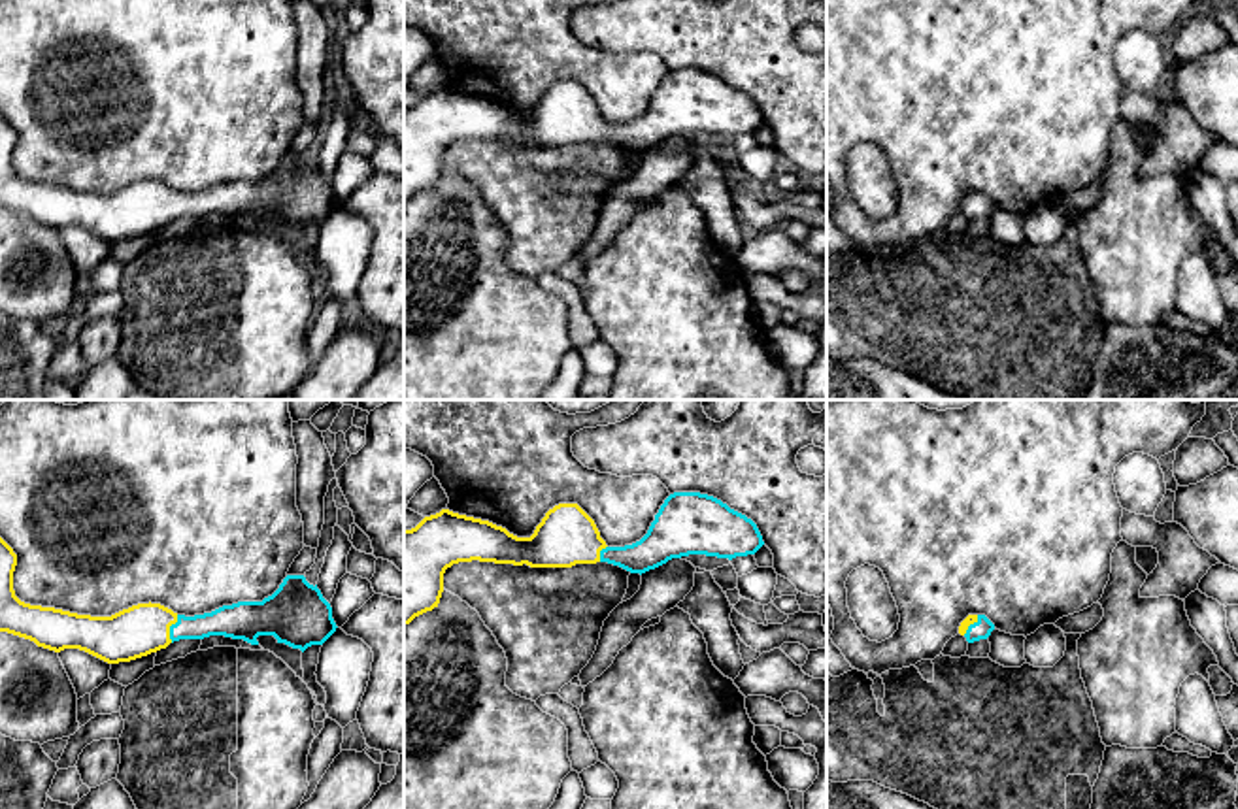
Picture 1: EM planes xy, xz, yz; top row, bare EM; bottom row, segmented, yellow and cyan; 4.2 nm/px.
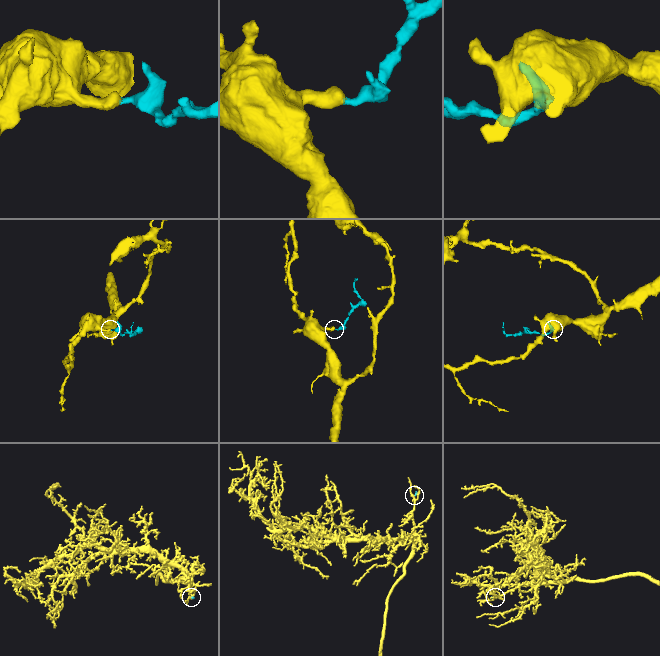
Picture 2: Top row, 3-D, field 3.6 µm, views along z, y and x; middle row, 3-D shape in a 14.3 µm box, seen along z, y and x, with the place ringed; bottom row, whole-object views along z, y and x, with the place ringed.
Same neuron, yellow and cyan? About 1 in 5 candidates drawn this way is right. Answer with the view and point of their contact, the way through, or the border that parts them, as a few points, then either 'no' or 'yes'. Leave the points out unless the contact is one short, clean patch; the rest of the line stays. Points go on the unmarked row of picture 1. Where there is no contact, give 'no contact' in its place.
contact xy (168, 206); way xy (144, 206), (168, 206), (225, 198); yes

